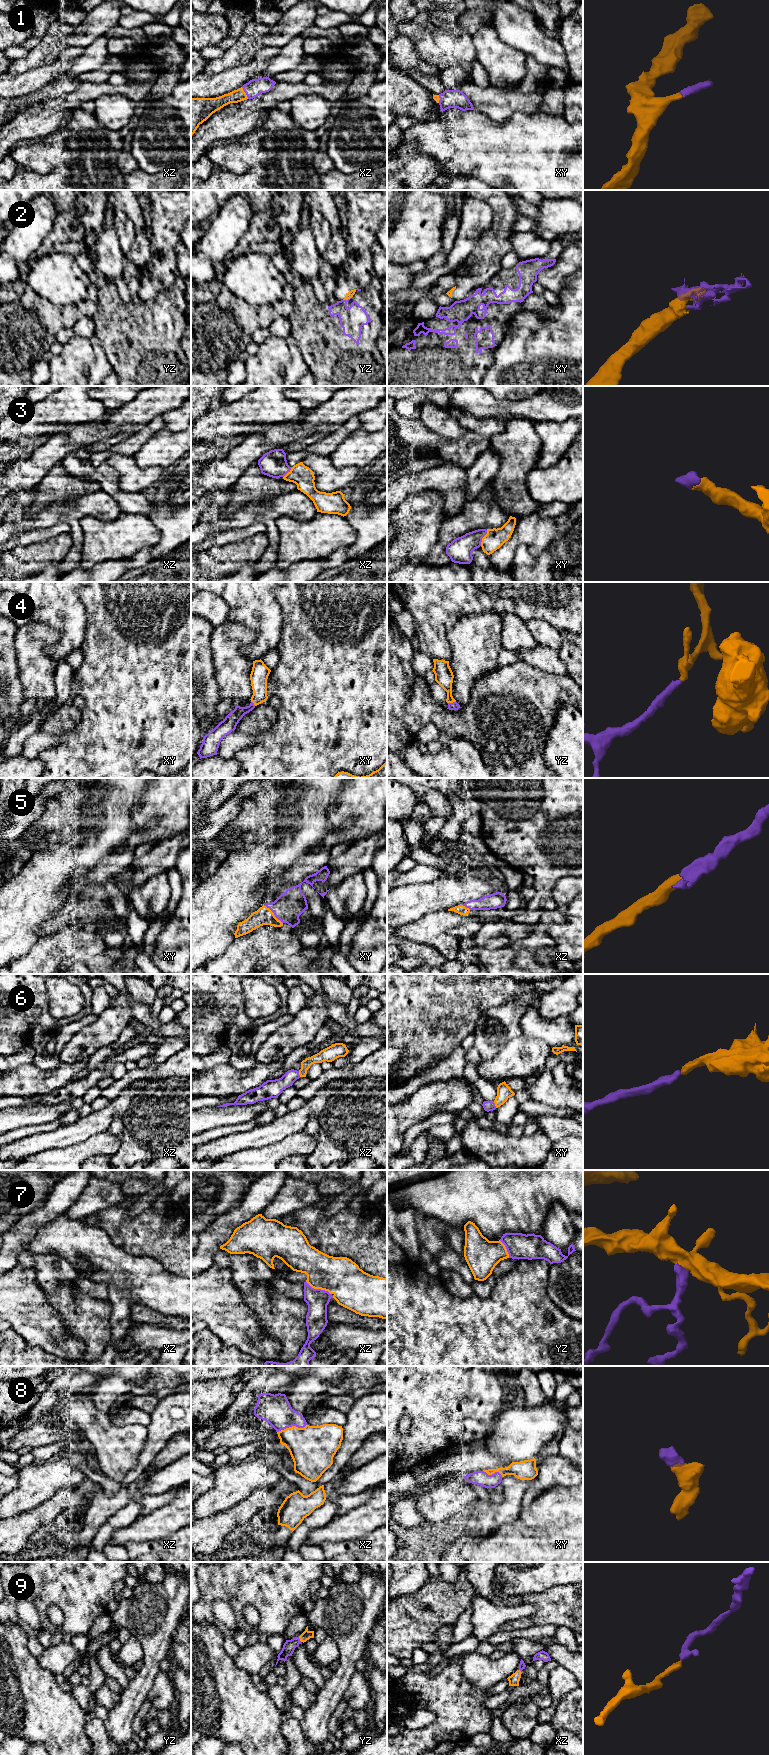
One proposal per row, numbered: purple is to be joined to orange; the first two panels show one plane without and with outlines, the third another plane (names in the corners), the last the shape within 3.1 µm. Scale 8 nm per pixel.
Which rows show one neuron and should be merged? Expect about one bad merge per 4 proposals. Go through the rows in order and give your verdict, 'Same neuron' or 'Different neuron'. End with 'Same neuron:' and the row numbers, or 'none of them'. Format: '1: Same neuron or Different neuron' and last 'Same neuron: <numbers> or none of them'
1: Same neuron
2: Different neuron
3: Same neuron
4: Same neuron
5: Same neuron
6: Same neuron
7: Same neuron
8: Same neuron
9: Same neuron
Same neuron: 1, 3, 4, 5, 6, 7, 8, 9

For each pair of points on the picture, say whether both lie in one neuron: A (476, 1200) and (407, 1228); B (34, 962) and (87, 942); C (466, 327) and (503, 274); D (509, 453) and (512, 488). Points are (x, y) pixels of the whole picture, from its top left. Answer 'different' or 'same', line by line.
A: different
B: same
C: same
D: same

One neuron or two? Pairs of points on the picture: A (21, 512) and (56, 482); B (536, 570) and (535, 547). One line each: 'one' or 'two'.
A: one
B: two

